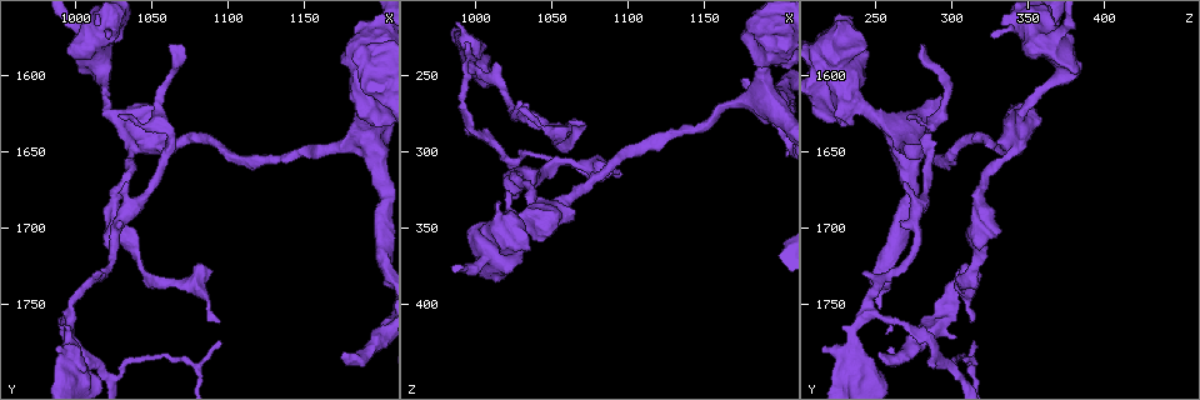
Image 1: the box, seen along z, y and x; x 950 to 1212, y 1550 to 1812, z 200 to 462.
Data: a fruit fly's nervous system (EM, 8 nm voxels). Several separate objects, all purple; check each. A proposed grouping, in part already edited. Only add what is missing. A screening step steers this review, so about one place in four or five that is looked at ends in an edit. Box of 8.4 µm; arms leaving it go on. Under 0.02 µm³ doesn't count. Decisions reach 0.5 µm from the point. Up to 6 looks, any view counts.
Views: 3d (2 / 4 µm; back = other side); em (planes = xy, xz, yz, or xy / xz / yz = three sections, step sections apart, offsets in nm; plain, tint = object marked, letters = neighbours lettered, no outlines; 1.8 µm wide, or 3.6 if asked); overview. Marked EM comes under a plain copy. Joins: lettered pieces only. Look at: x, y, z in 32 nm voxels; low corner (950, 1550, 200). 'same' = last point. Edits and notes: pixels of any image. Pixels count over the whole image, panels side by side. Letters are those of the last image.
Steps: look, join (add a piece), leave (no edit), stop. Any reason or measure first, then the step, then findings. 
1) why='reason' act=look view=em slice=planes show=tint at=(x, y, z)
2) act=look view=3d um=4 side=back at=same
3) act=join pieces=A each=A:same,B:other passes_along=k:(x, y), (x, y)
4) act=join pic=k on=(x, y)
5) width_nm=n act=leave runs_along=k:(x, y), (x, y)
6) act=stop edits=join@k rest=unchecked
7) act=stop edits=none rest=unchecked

why='an open end' act=look view=em slice=yz step=4 show=letters at=(1088, 1728, 316)

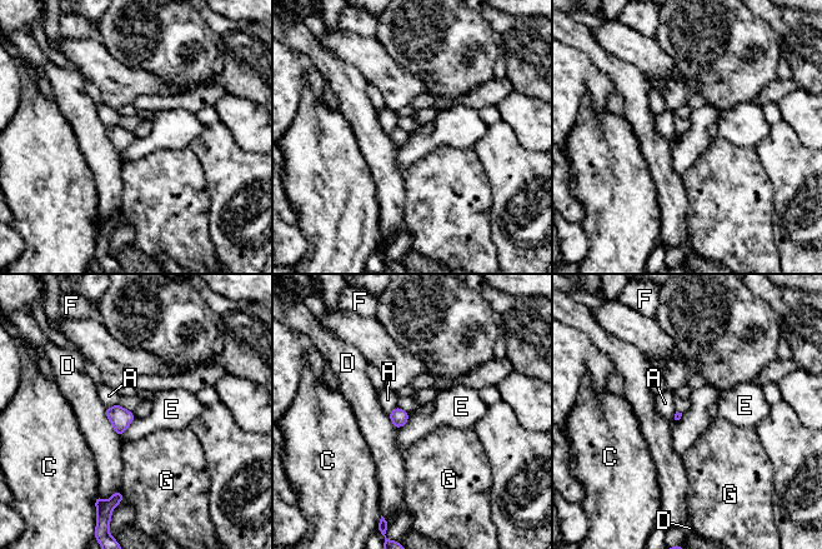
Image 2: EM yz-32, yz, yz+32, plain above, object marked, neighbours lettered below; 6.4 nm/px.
act=leave each=A:other,C:other,D:other,E:other,F:other,G:other border=2:(135, 415), (130, 425), (119, 437) found='no lettered piece goes on from it'

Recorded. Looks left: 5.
why='free end' act=look view=3d um=4 at=(1032, 1668, 268)

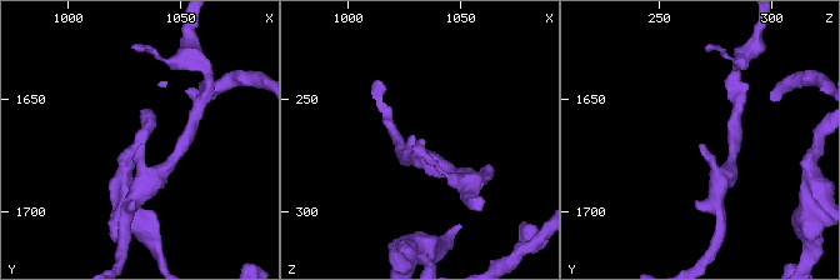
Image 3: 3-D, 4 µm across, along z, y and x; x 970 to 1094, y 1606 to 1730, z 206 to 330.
why='shape alone is not enough' act=look view=em slice=xz step=4 show=tint at=(1033, 1670, 269)

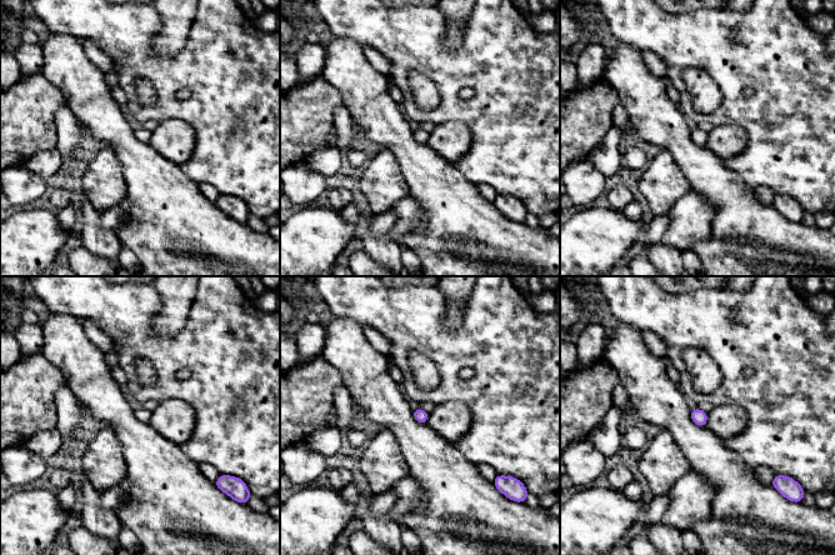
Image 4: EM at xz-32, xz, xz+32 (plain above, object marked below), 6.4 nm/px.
act=look view=em slice=planes show=letters at=same

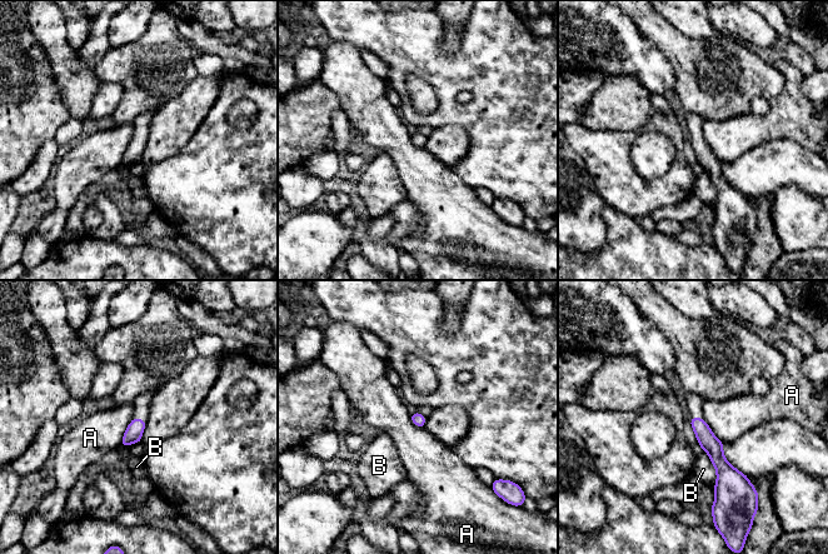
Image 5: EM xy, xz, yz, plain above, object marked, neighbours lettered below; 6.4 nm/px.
act=leave each=A:other,B:other border=5:(133, 417), (120, 447) found='no lettered piece goes on from it'

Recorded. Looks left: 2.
why='free end' act=look view=em slice=planes show=letters at=(1062, 1580, 280)

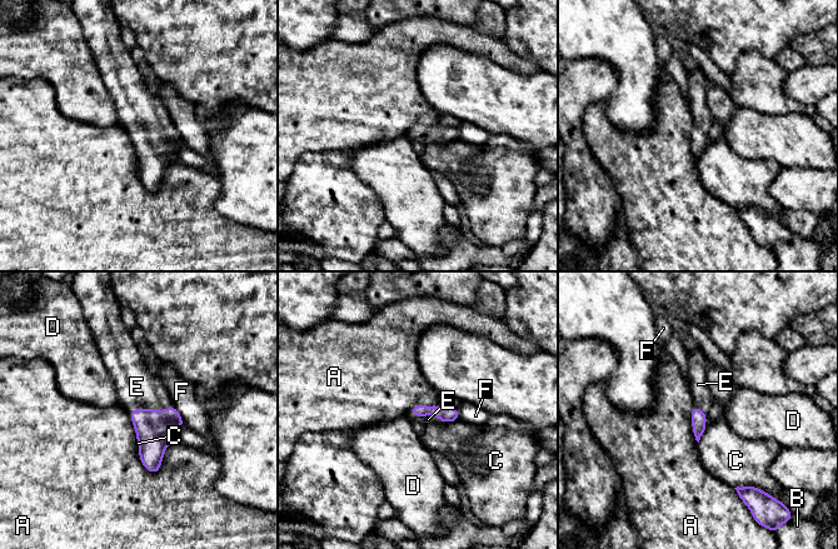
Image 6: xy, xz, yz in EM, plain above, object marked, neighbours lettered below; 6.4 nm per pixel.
act=join pieces=E each=A:other,B:other,C:other,D:other,E:same,F:other passes_along=6:(155, 430), (150, 410), (136, 387) found='it goes on there'

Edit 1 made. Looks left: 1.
act=stop edits=join@6 rest=unchecked

